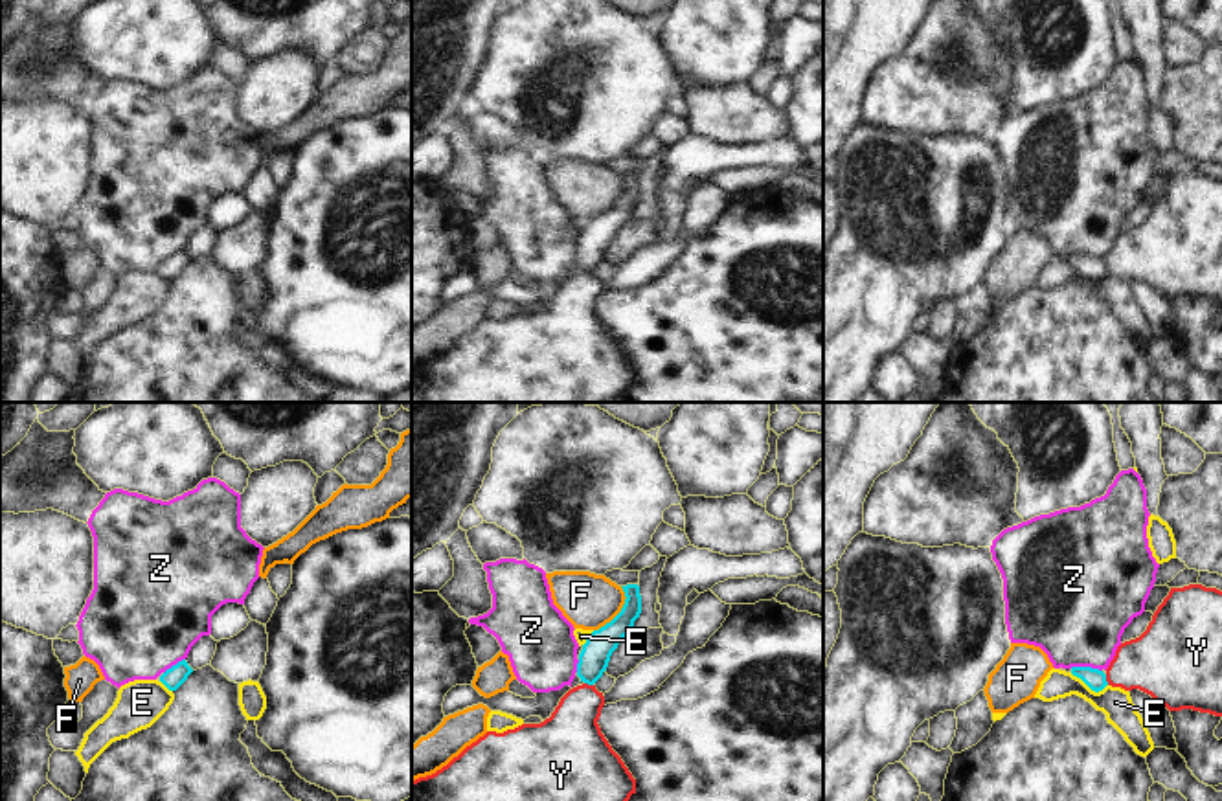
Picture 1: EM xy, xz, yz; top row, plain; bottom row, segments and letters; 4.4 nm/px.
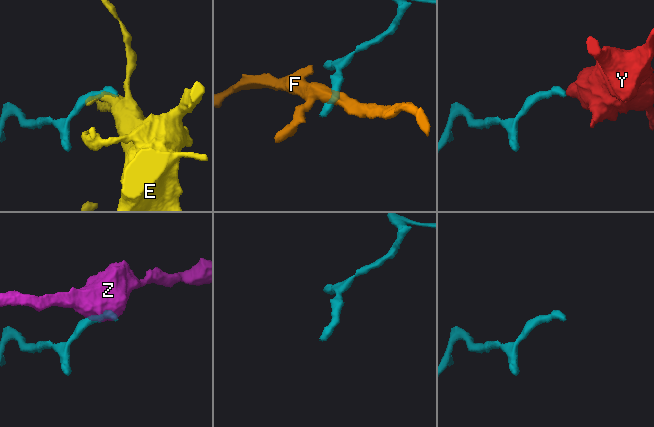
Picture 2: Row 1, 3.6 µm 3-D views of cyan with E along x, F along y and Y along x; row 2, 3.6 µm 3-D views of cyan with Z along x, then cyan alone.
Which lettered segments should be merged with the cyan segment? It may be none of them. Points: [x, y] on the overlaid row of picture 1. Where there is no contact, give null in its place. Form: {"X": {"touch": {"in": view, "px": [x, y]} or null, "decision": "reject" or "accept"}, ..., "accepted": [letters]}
{"E": {"touch": {"in": "yz", "px": [1088, 686]}, "decision": "reject"}, "F": {"touch": {"in": "xz", "px": [620, 612]}, "decision": "reject"}, "Y": {"touch": {"in": "yz", "px": [1105, 680]}, "decision": "reject"}, "Z": {"touch": {"in": "yz", "px": [1086, 667]}, "decision": "reject"}, "accepted": []}

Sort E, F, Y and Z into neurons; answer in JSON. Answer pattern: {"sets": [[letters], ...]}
{"sets": [["E"], ["F"], ["Y"], ["Z"]]}

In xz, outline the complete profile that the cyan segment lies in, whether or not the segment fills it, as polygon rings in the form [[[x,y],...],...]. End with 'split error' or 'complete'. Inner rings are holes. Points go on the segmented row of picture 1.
[[[638,584],[621,586],[625,592],[625,604],[621,612],[599,630],[594,630],[586,643],[577,649],[577,672],[570,685],[559,691],[535,693],[535,698],[522,698],[509,691],[498,693],[491,698],[481,696],[472,685],[452,687],[443,702],[445,716],[463,711],[467,707],[483,704],[491,711],[502,711],[516,718],[540,716],[549,718],[560,698],[573,687],[588,683],[594,685],[608,667],[612,652],[619,641],[630,632],[634,621],[641,614],[641,595]]]; split error

